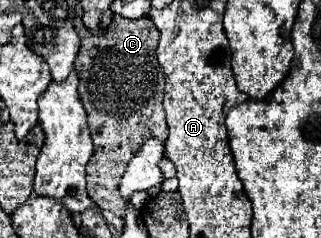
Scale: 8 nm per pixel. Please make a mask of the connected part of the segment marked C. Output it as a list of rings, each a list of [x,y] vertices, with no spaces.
[[[79,16],[75,18],[75,30],[81,38],[81,50],[75,60],[79,98],[87,110],[95,146],[87,164],[87,192],[99,208],[111,210],[115,216],[123,216],[125,202],[119,196],[119,180],[127,162],[143,140],[151,136],[159,140],[167,138],[163,110],[165,74],[155,56],[159,30],[151,18],[129,20],[123,16],[115,16],[103,36],[93,36]]]

